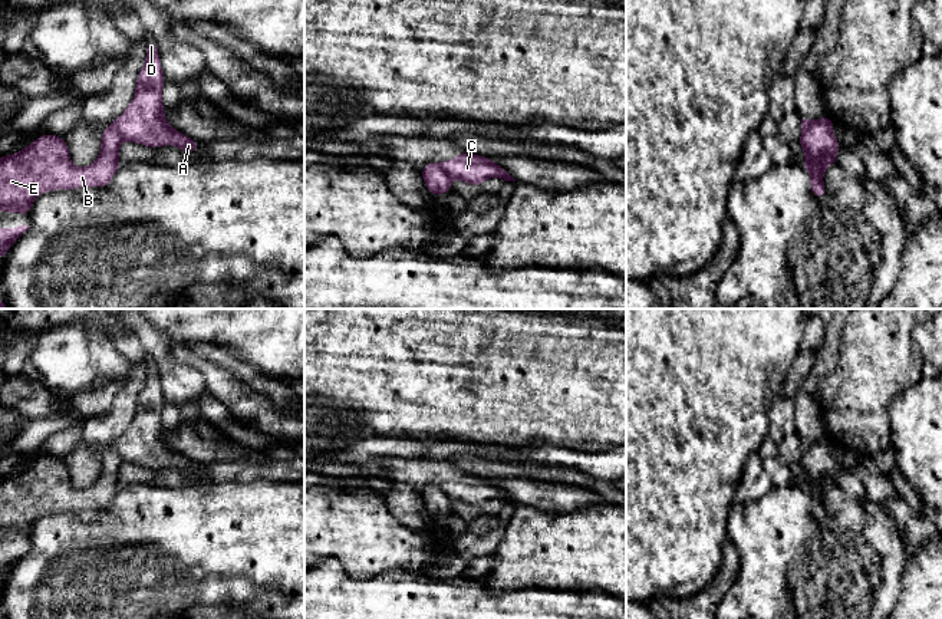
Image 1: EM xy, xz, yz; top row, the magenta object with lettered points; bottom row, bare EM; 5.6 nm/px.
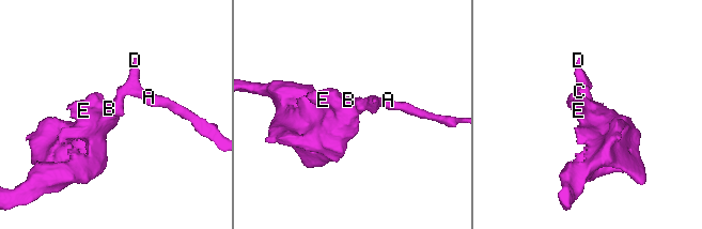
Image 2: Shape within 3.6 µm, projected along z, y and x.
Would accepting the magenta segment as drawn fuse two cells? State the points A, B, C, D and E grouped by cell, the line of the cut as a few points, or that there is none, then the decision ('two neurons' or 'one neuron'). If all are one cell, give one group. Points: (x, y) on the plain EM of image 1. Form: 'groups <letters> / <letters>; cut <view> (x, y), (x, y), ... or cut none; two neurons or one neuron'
groups A C D / B E; cut xy (112, 445), (125, 461); two neurons

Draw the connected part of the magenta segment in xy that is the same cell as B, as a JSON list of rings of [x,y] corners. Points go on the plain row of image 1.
[[[109,447],[101,455],[101,475],[96,483],[85,490],[72,485],[66,462],[56,457],[40,457],[20,474],[0,478],[0,533],[29,537],[34,520],[50,511],[73,511],[82,508],[108,508],[119,485],[119,468],[125,462],[121,454]]]

